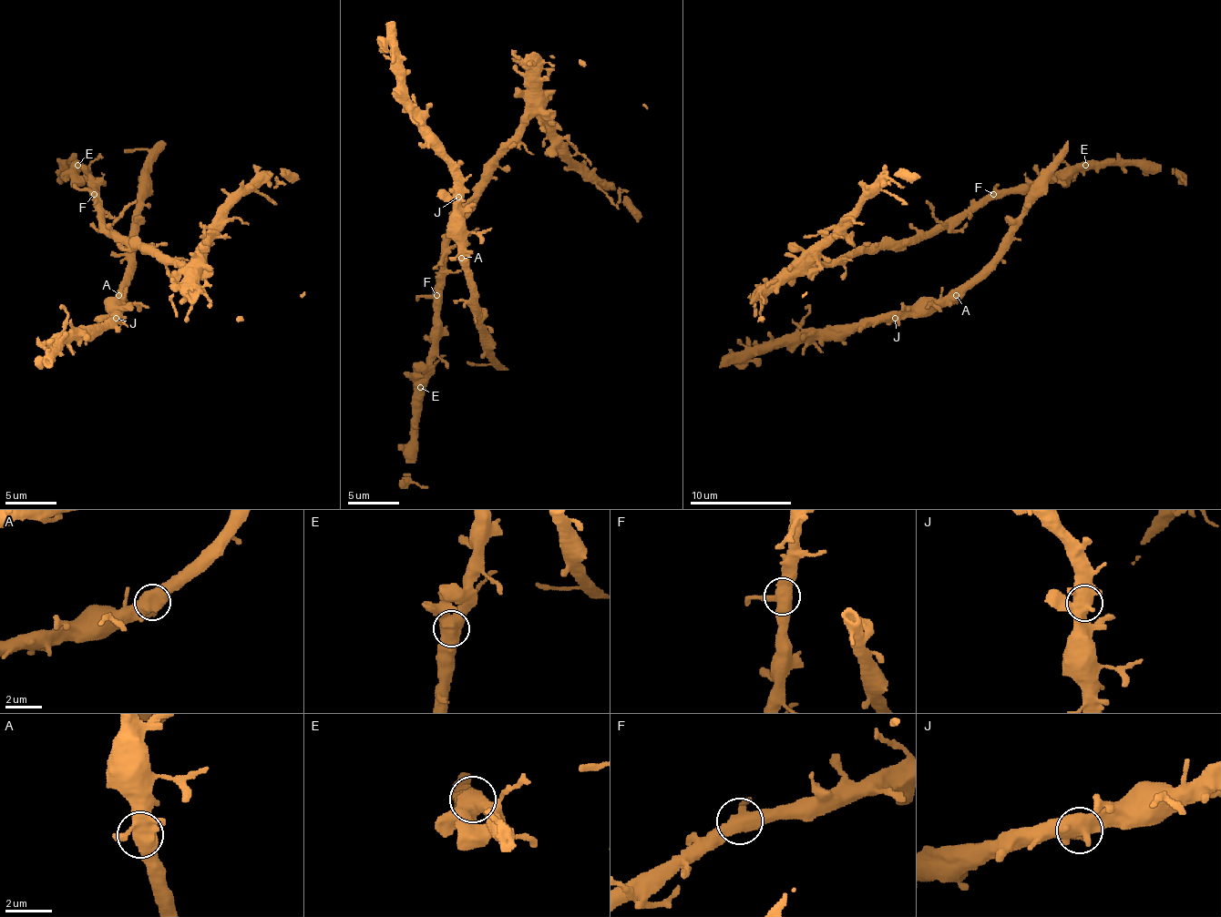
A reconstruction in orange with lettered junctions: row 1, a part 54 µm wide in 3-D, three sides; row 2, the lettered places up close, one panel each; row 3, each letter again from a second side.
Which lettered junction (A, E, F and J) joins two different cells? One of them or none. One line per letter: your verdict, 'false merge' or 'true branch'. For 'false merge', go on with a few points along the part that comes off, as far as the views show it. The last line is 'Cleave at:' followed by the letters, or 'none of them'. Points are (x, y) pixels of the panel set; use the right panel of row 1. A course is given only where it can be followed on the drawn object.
A: true branch
E: true branch
F: true branch
J: true branch
Cleave at: none of them

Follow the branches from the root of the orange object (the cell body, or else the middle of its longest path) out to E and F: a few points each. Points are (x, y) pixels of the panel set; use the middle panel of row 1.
E: (441, 360), (420, 388)
F: (441, 360), (433, 367), (431, 365), (433, 299), (436, 296)

